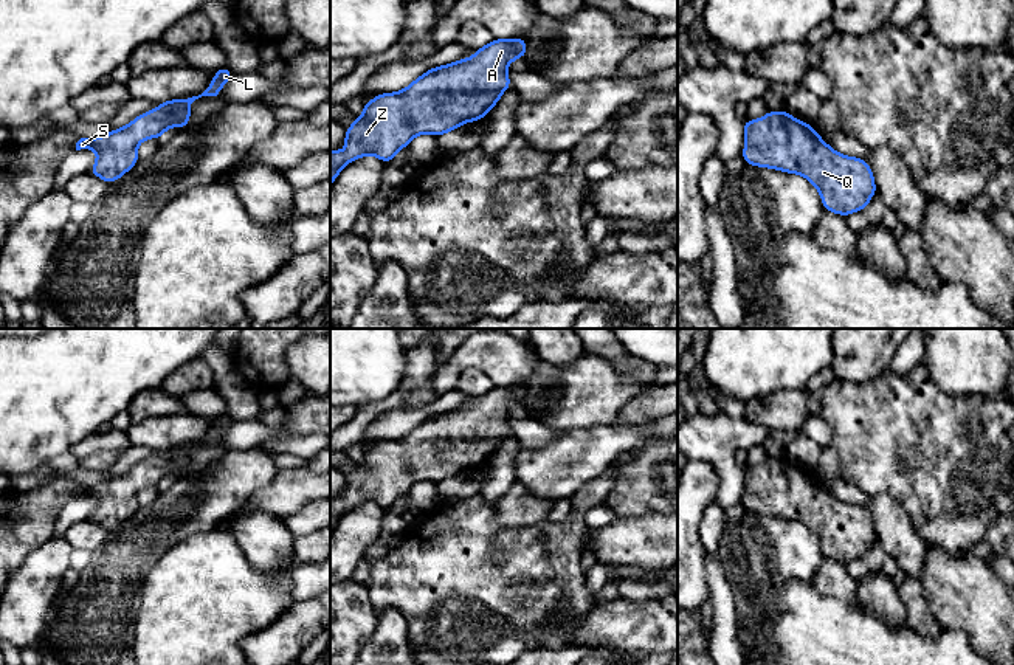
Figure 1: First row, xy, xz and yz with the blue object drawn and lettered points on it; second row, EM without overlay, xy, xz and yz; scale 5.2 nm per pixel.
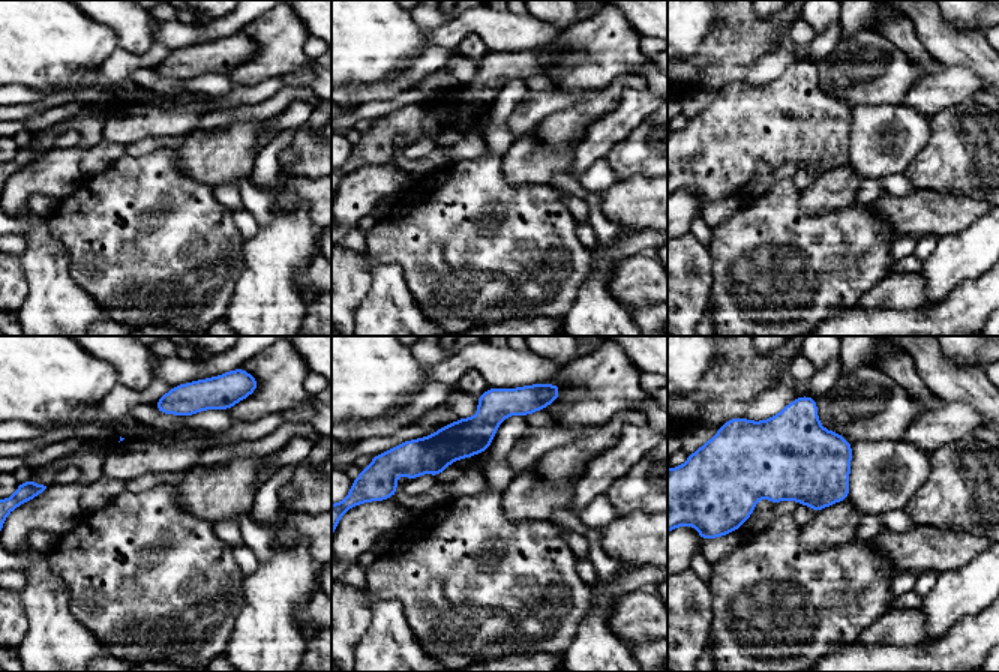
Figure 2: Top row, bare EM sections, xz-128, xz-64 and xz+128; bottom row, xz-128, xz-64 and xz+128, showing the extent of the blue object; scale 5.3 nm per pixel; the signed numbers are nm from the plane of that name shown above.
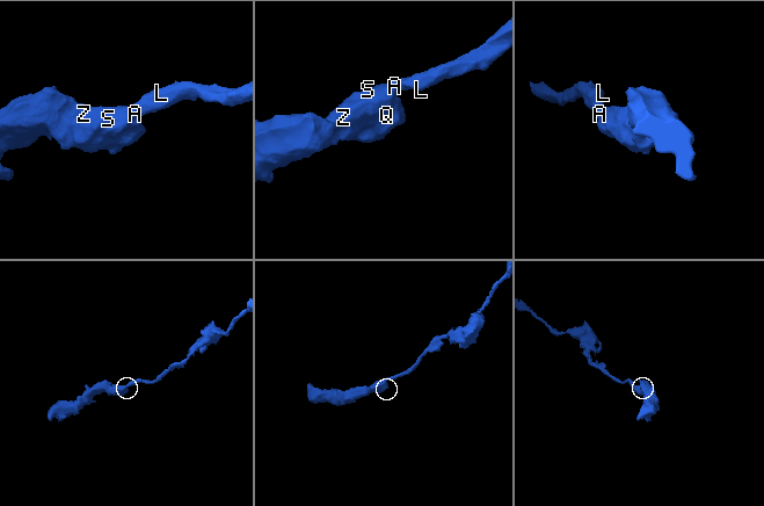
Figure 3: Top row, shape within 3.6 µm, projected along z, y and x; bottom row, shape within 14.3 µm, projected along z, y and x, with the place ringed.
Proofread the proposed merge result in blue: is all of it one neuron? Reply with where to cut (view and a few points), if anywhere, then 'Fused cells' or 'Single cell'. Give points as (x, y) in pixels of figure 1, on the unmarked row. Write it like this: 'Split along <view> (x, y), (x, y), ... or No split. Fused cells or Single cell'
No split. Single cell

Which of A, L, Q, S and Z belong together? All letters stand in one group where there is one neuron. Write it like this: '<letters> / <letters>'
A L Q S Z

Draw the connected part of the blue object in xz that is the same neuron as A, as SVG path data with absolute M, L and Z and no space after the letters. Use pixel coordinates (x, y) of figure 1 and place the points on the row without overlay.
M524 384L493 386L485 394L476 397L473 405L434 414L402 439L380 440L364 450L364 459L352 473L346 474L343 493L349 499L330 498L330 533L341 516L354 507L375 502L378 507L391 512L394 502L400 496L408 494L417 482L431 481L439 485L465 470L482 468L490 456L499 450L501 442L513 432L505 420L509 411L513 406L523 406L526 400L527 389Z

